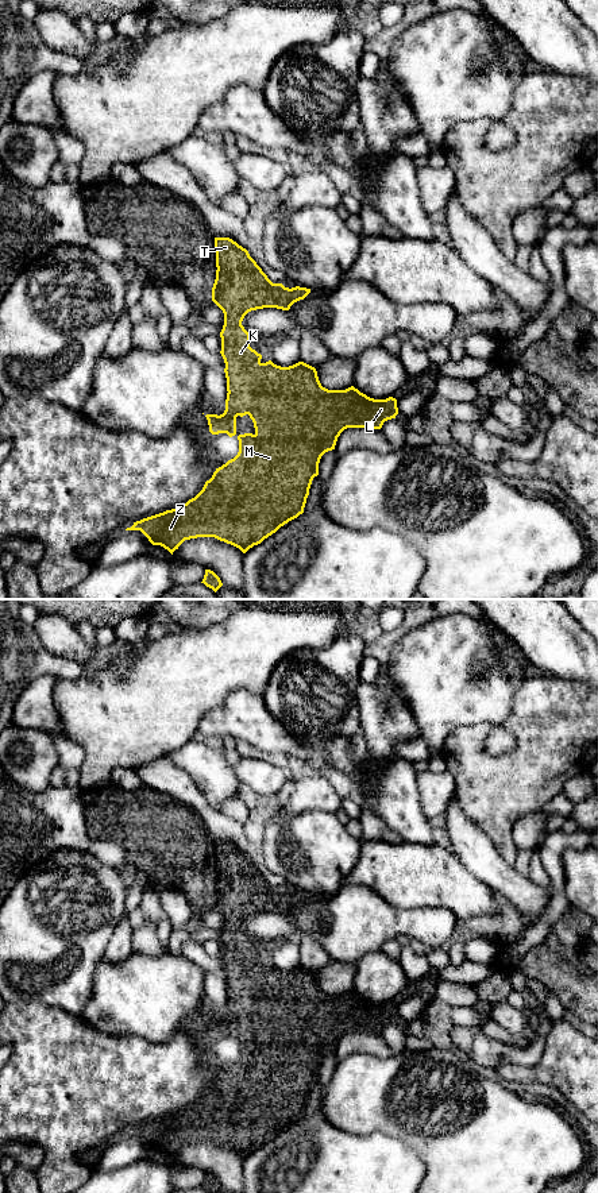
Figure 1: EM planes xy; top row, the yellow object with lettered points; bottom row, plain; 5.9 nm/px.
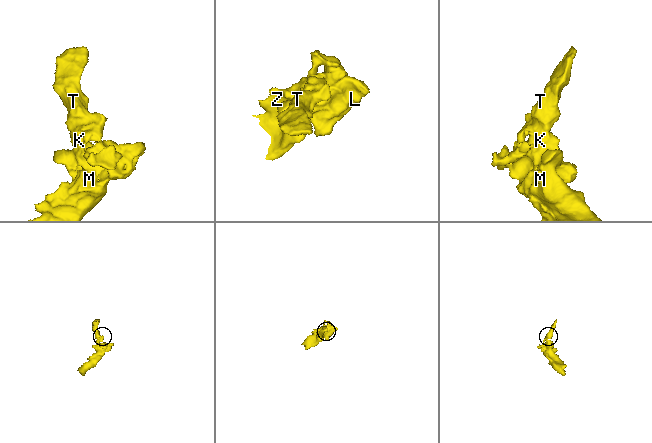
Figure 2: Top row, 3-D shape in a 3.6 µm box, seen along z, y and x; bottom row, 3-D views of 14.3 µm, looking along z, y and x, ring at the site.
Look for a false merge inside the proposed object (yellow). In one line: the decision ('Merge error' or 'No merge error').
No merge error

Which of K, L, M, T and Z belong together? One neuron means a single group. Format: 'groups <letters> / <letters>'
groups K L M T Z

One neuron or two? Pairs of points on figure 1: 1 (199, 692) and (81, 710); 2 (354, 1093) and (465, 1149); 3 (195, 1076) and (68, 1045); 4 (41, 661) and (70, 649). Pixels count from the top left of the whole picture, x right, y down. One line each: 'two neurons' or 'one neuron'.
1: one neuron
2: one neuron
3: one neuron
4: two neurons

